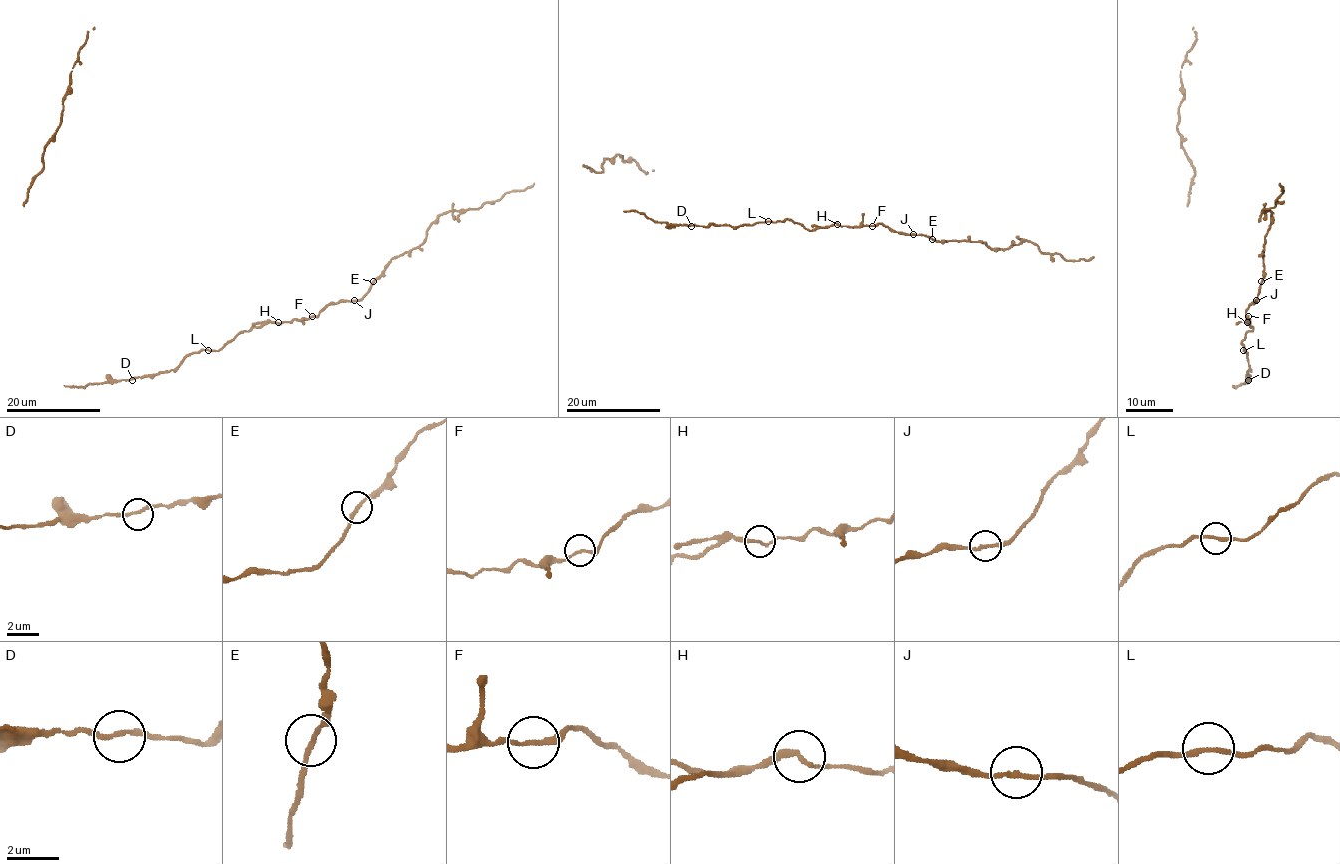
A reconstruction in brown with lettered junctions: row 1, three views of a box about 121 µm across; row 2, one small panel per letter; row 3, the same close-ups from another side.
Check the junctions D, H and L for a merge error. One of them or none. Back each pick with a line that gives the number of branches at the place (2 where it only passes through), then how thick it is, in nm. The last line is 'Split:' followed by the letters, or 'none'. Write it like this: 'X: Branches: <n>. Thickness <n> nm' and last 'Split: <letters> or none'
Split: none

